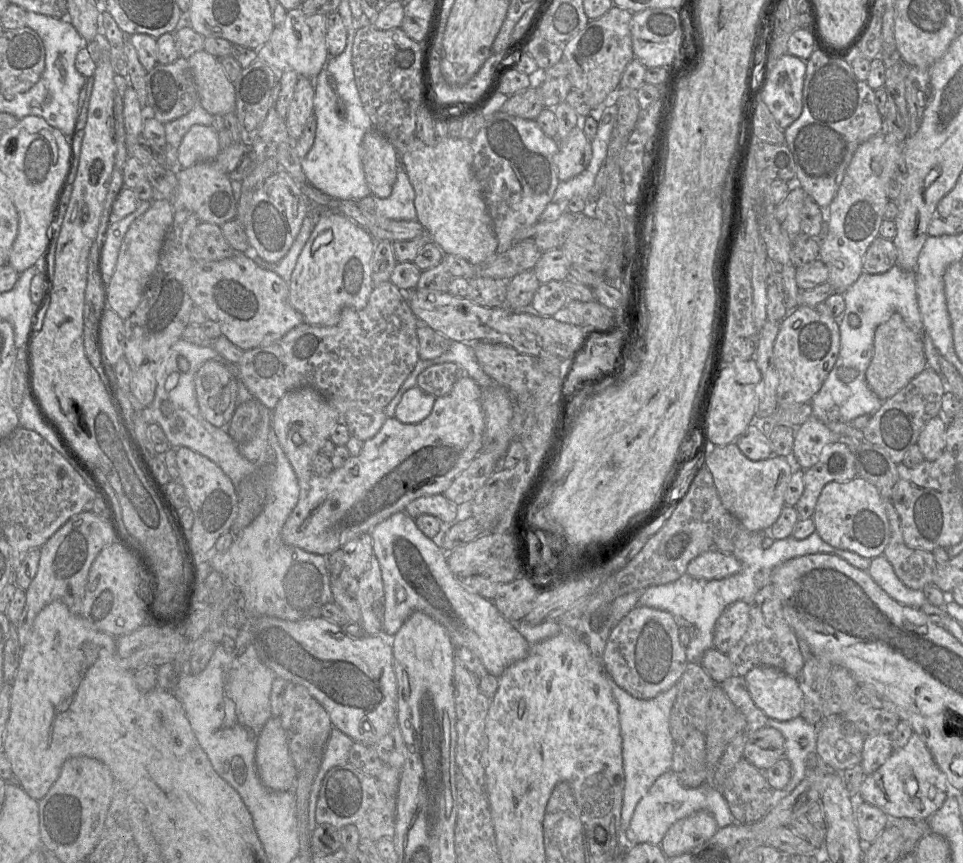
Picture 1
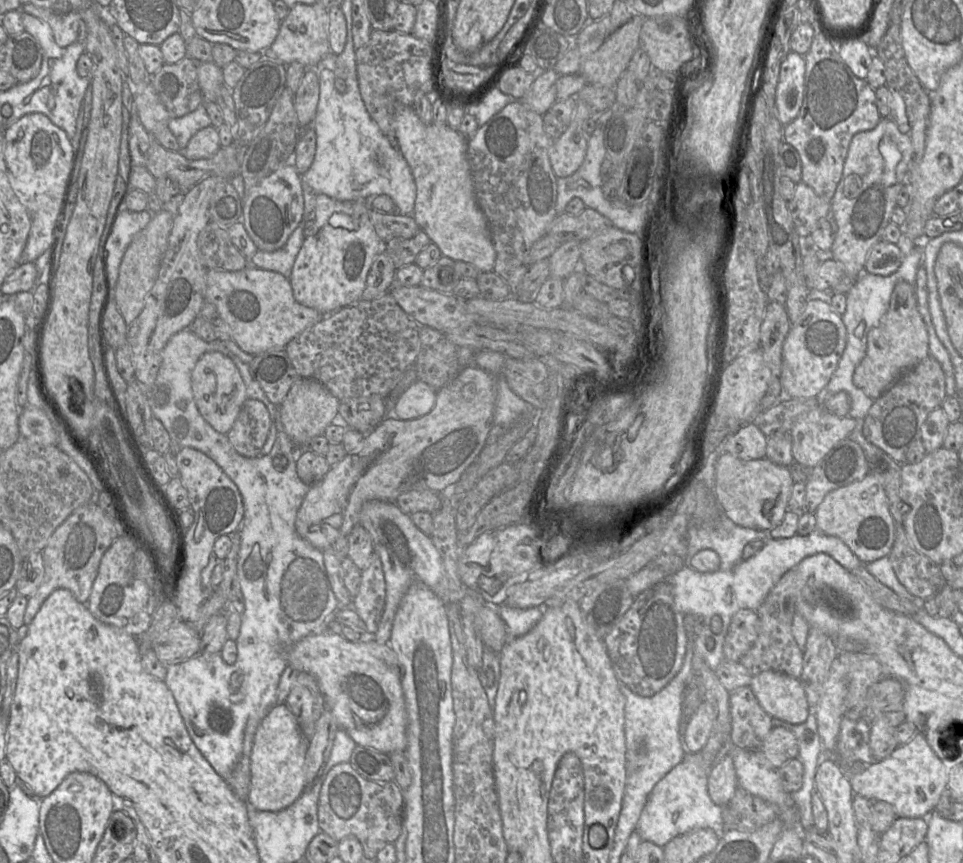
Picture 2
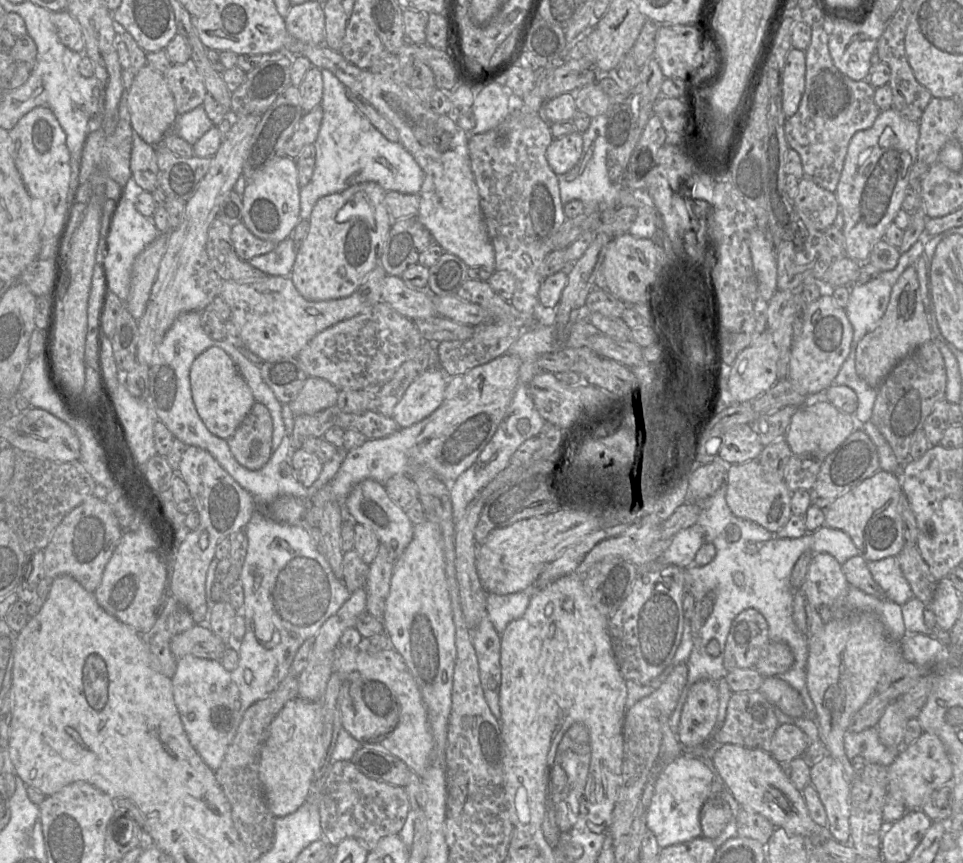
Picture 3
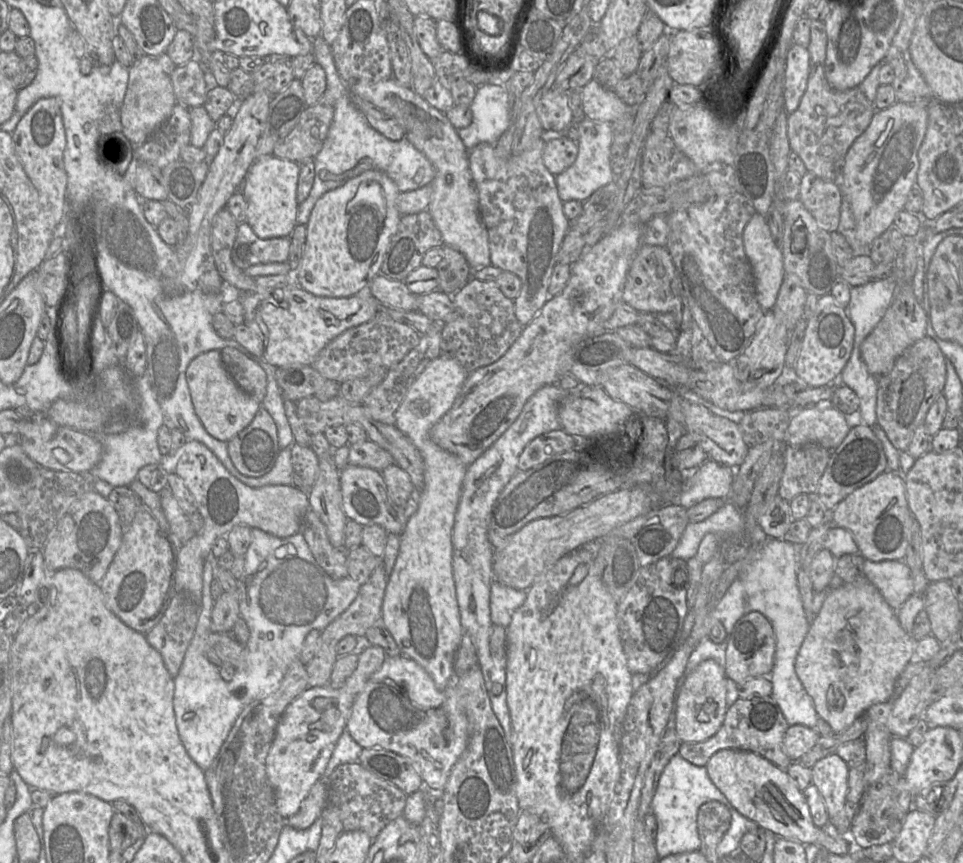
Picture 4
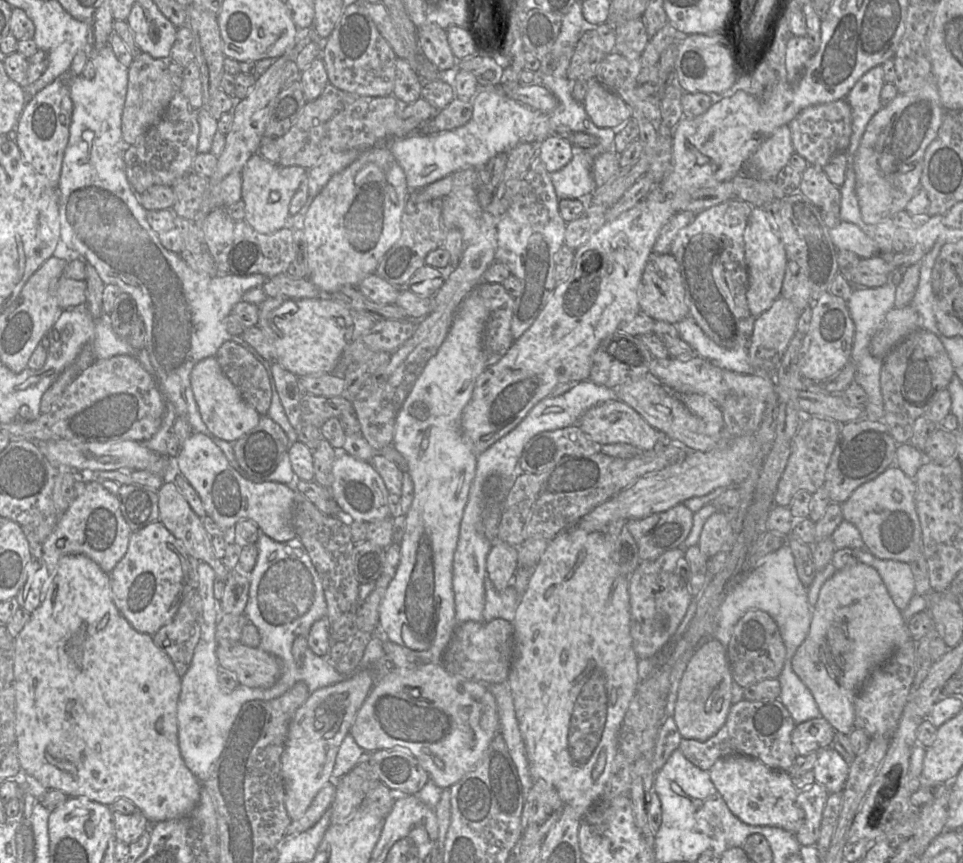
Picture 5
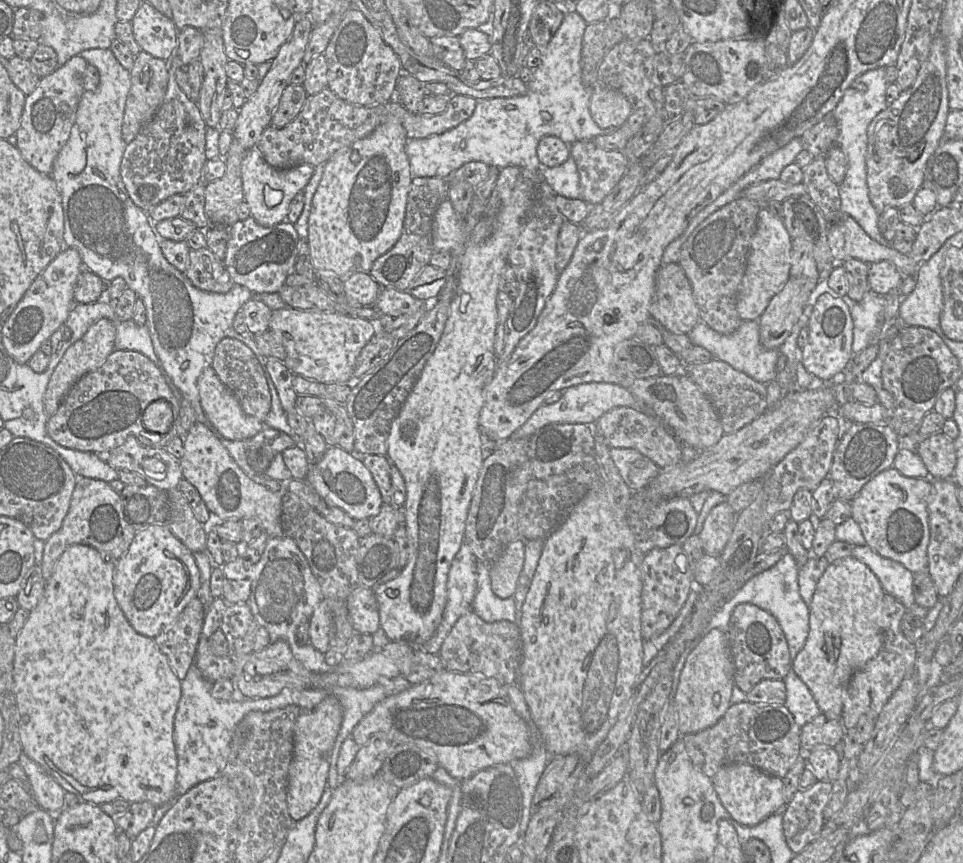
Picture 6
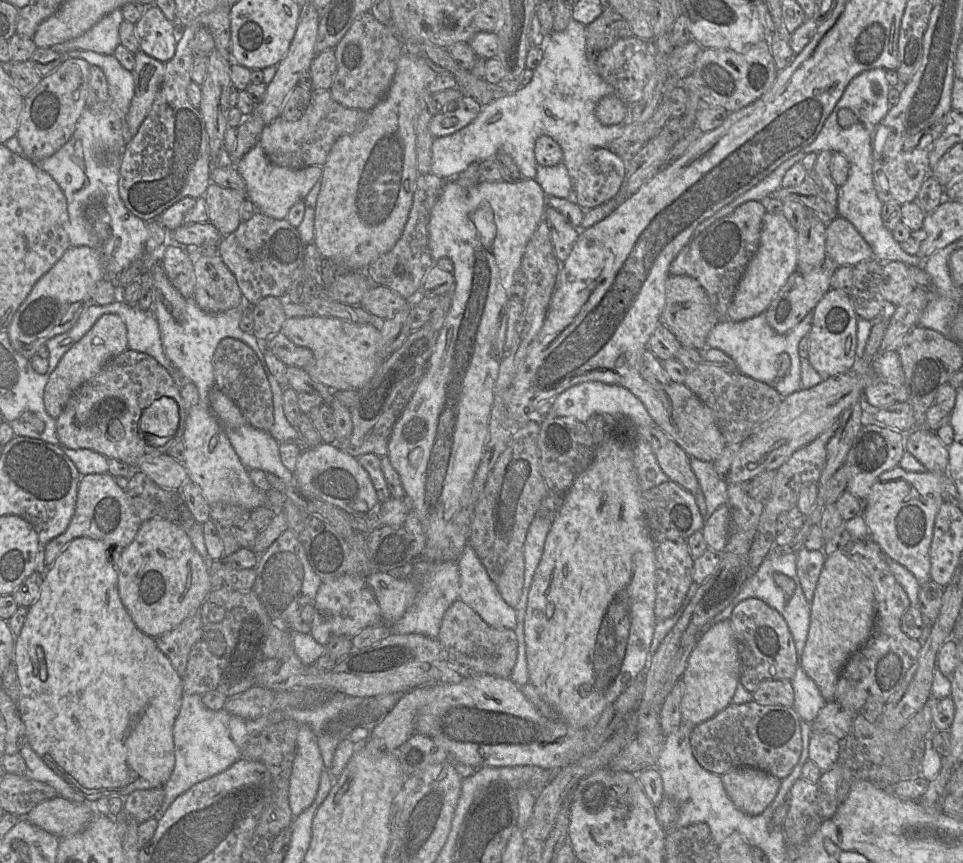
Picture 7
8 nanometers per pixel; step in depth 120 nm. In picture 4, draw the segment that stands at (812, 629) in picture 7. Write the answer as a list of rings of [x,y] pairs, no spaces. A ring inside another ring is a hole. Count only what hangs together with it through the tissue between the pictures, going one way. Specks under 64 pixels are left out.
[[[861,576],[852,582],[844,582],[843,585],[828,593],[819,613],[811,618],[809,631],[796,658],[795,671],[805,690],[812,698],[818,716],[827,722],[835,733],[839,733],[850,727],[854,721],[865,714],[871,706],[887,702],[894,696],[896,693],[896,681],[906,665],[913,659],[915,646],[916,641],[901,627],[896,611],[888,605],[880,591],[867,579],[867,577]]]

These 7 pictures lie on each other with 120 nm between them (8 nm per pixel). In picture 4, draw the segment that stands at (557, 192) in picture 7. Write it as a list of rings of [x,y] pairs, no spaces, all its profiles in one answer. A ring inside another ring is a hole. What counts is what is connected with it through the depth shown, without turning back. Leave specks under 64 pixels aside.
[[[591,120],[585,128],[578,129],[580,134],[578,155],[575,162],[562,173],[555,176],[558,196],[562,202],[586,201],[596,190],[616,180],[612,172],[610,146],[613,141],[612,122]]]

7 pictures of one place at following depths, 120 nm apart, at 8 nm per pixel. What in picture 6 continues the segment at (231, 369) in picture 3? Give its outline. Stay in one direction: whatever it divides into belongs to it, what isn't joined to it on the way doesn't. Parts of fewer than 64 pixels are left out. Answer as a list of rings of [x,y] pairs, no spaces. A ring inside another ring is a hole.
[[[212,366],[198,378],[201,406],[218,433],[227,440],[248,440],[264,424],[247,415],[237,397],[219,379]]]

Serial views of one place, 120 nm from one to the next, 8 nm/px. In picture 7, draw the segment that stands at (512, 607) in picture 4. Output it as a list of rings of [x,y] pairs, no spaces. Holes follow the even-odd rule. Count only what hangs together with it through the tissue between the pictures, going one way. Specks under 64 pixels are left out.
[[[469,544],[462,551],[458,559],[458,566],[460,573],[459,599],[471,607],[489,626],[515,631],[517,625],[515,609],[501,597],[496,584],[490,579],[486,568]]]

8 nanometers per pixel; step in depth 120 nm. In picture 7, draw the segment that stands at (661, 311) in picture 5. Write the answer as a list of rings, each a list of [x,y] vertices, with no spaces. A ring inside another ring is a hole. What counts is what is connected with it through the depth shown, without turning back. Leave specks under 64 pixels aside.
[[[669,275],[665,285],[665,306],[661,314],[664,324],[682,346],[703,350],[712,328],[718,323],[713,307],[704,288],[689,275]]]

